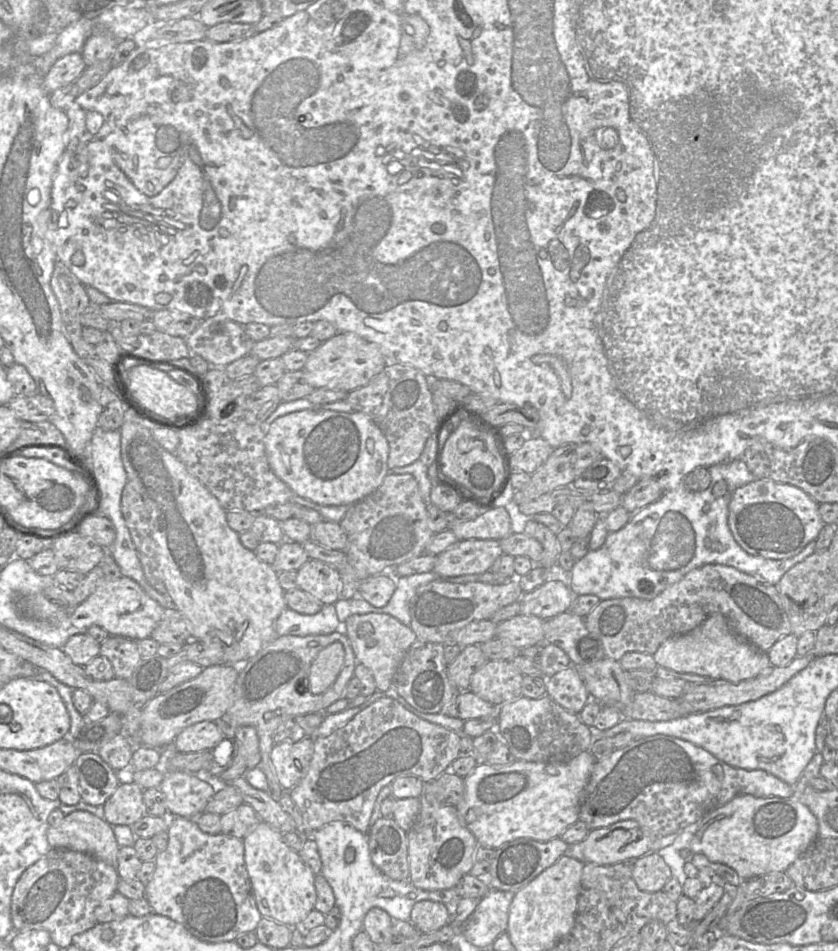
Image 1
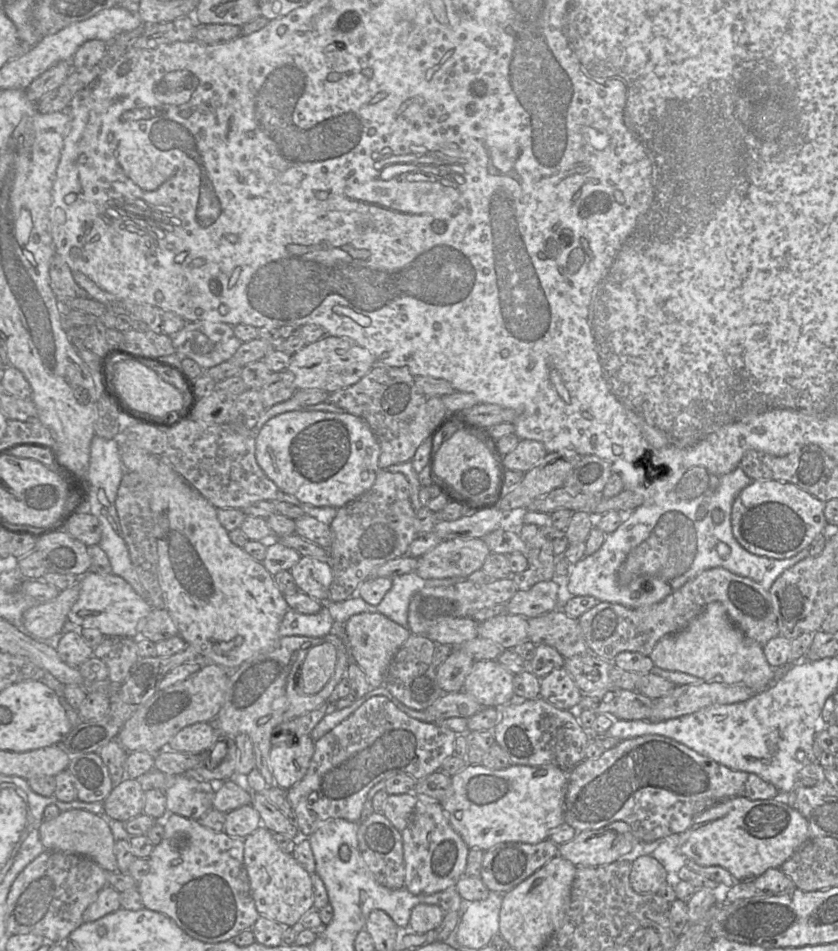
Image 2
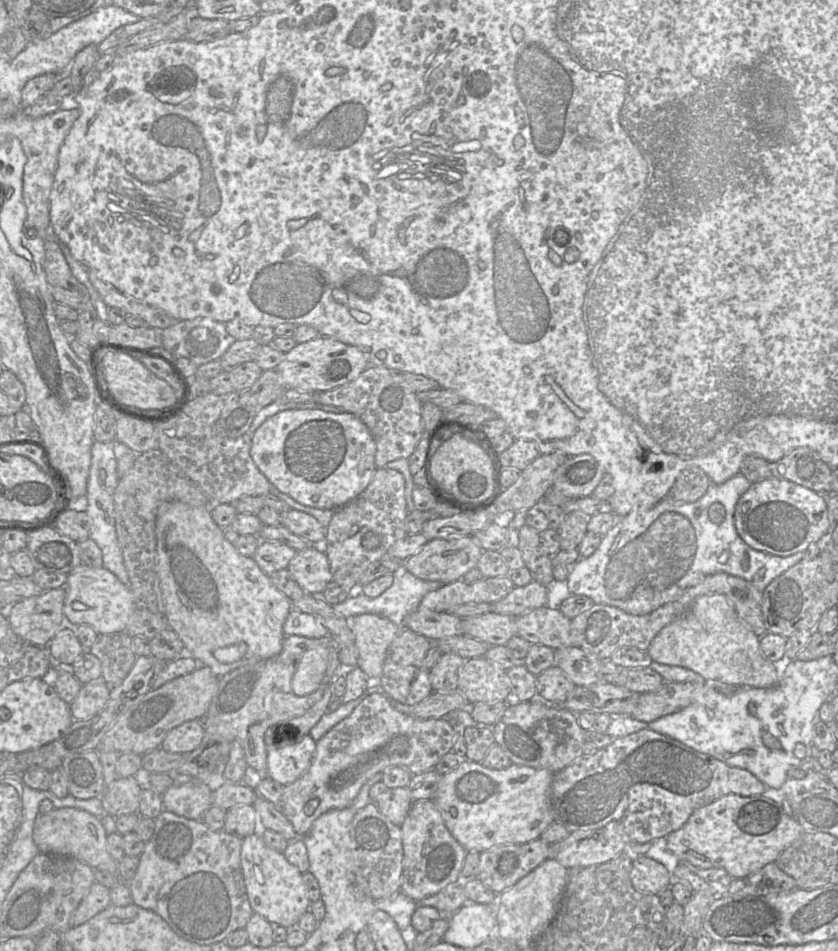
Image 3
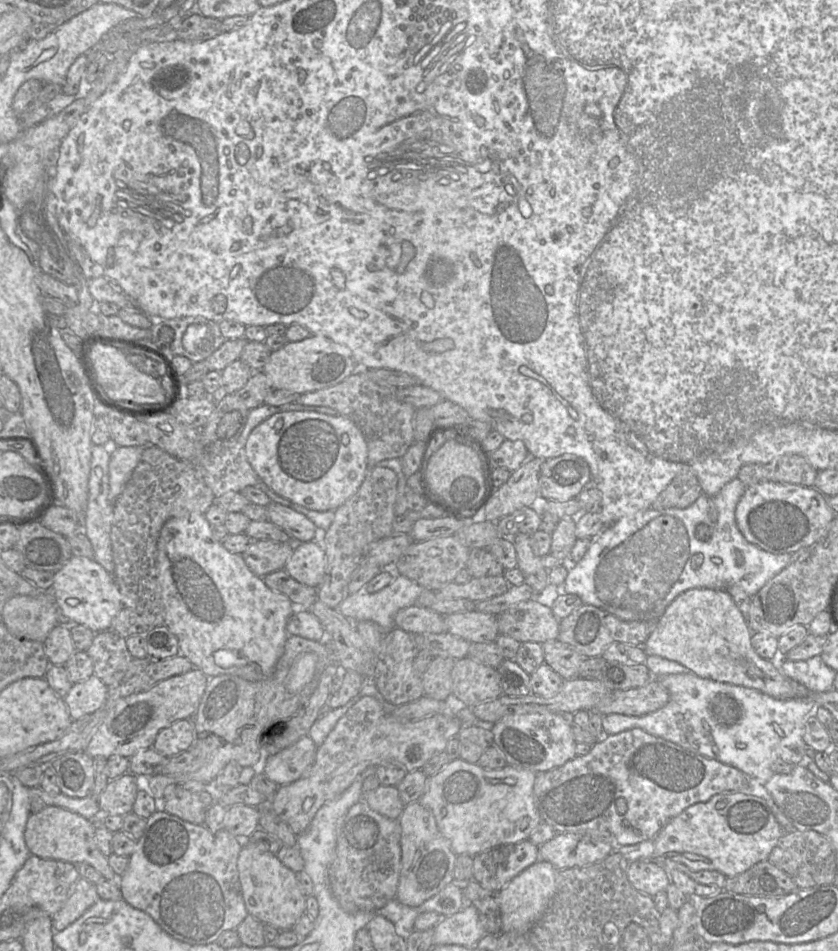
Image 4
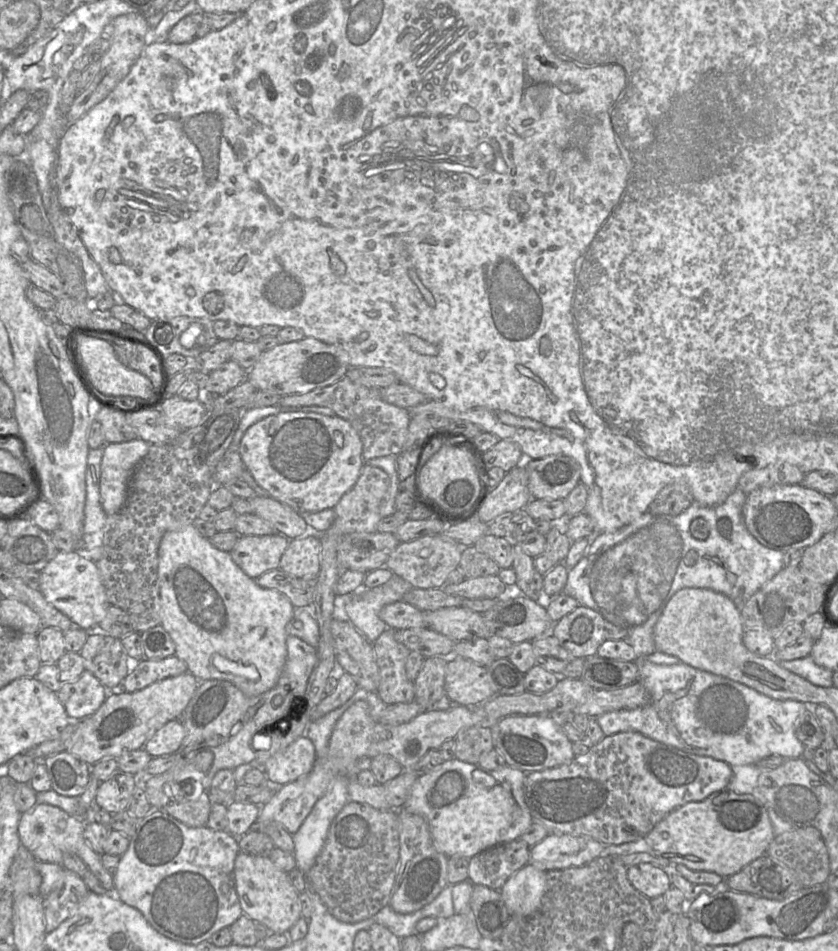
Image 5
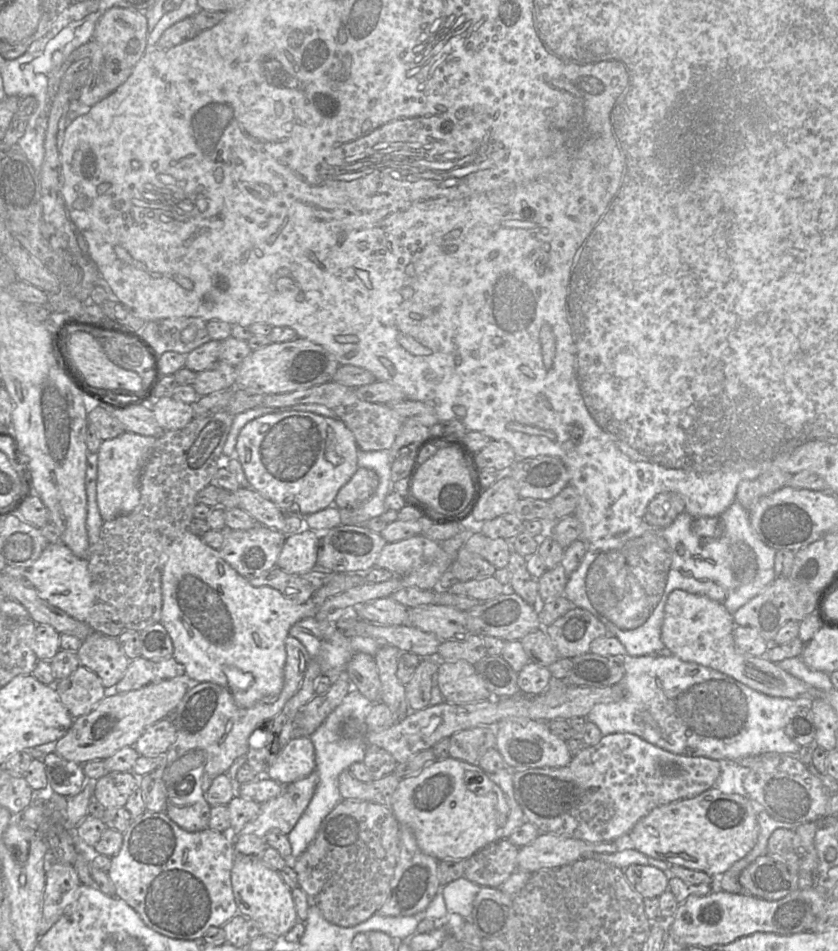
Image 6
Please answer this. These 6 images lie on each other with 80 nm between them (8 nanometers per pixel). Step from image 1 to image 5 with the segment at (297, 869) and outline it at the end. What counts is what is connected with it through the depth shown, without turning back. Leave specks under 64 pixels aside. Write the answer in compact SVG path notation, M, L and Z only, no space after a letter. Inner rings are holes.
M239 852L234 863L234 881L243 914L254 922L265 925L274 934L287 934L299 918L302 917L299 892L290 882L287 872L278 868L268 856L256 856Z

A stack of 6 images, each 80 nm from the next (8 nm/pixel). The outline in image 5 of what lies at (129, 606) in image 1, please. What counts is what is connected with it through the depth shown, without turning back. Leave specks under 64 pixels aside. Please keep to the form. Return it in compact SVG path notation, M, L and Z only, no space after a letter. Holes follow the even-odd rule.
M59 551L41 571L39 590L47 602L68 616L70 620L86 631L98 629L109 607L105 588L95 562L81 551Z

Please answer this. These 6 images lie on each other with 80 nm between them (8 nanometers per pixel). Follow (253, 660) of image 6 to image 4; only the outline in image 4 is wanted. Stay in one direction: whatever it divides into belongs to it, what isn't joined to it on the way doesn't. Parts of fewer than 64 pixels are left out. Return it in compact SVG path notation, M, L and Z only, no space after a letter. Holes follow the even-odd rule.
M192 512L184 517L174 517L167 520L158 537L157 543L157 577L161 588L161 596L164 605L164 625L177 637L181 655L191 661L195 668L200 669L209 678L219 675L237 675L248 681L258 681L270 677L284 652L284 646L288 637L286 625L289 617L296 608L290 599L271 588L269 588L263 577L255 575L245 563L241 554L228 551L221 541L217 540L211 530L211 524L204 514Z

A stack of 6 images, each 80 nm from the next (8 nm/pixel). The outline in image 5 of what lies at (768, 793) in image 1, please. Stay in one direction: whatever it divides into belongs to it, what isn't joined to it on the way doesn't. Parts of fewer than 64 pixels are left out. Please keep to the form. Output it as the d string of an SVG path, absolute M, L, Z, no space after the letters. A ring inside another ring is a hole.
M627 731L604 736L586 754L575 756L566 764L526 773L524 796L533 822L544 825L549 834L587 836L604 845L620 845L644 839L673 810L726 789L732 777L732 766L724 761L689 753L639 732Z

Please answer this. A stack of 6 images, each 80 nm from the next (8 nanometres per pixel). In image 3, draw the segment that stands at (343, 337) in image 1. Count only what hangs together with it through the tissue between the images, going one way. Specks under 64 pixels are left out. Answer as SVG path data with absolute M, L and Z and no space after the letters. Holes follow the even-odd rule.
M319 335L285 353L285 357L274 369L287 388L321 392L334 389L356 379L369 366L369 353L331 337Z

